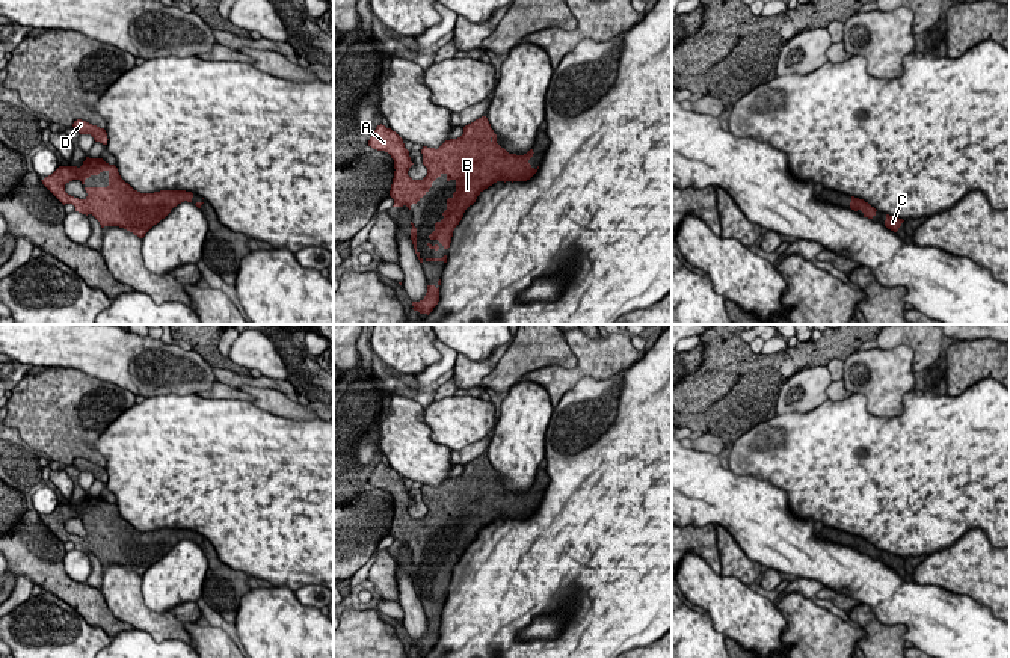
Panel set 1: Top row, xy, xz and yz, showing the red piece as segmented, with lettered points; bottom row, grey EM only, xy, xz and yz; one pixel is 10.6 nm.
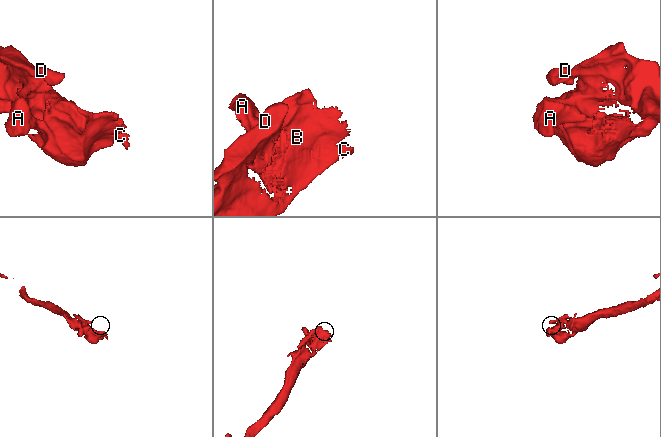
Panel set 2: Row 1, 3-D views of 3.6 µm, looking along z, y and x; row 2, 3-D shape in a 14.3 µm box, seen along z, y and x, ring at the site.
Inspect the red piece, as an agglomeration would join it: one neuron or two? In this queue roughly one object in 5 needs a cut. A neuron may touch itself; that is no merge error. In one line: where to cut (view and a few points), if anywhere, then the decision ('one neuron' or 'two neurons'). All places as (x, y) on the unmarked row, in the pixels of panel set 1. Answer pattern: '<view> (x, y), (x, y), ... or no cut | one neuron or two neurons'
no cut | one neuron

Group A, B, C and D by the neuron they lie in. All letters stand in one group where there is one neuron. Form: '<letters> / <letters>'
A B C D

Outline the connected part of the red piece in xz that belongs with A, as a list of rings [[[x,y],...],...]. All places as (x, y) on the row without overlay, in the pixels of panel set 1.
[[[486,454],[465,463],[460,475],[445,478],[438,487],[423,484],[423,503],[427,506],[423,518],[412,518],[408,513],[414,501],[403,477],[391,466],[377,463],[368,484],[388,490],[394,498],[396,509],[390,528],[393,545],[406,543],[411,548],[411,543],[417,542],[442,512],[447,513],[447,519],[456,519],[456,530],[447,537],[447,548],[442,551],[444,557],[435,561],[435,569],[429,573],[444,587],[450,586],[453,569],[465,548],[485,527],[497,519],[527,519],[539,507],[528,501],[534,492],[533,487],[516,494],[501,486]]]

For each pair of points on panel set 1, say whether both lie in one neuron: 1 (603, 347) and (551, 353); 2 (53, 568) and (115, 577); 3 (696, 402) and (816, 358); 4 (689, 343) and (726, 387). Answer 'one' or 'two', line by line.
1: two
2: two
3: one
4: two

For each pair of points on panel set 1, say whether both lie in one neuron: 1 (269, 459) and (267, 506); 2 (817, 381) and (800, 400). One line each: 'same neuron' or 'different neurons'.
1: same neuron
2: same neuron

